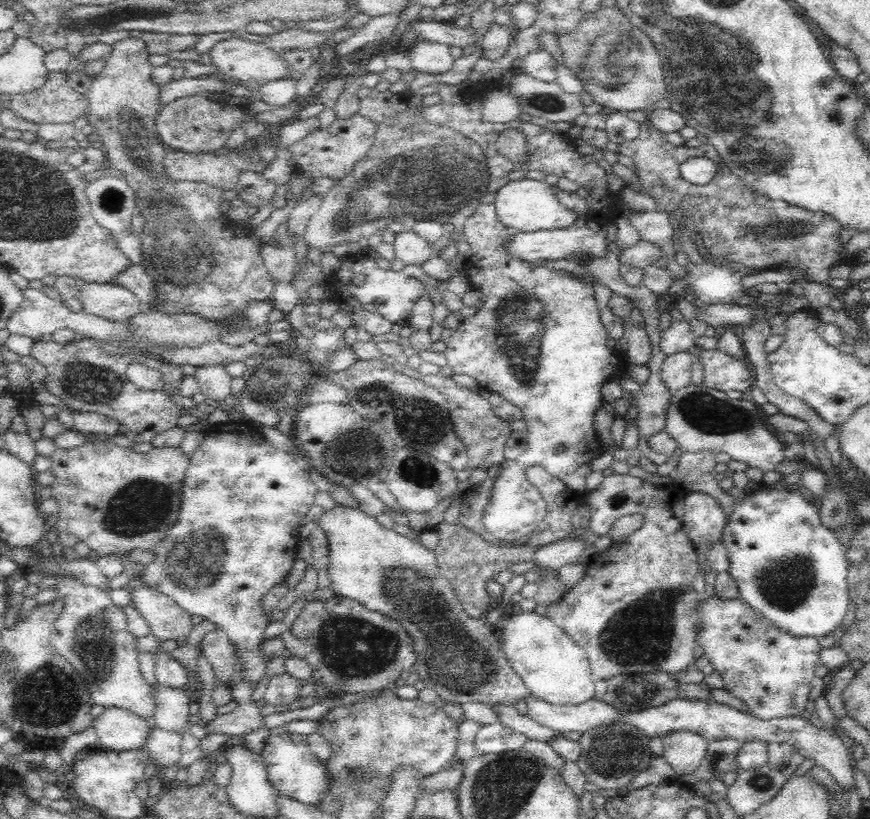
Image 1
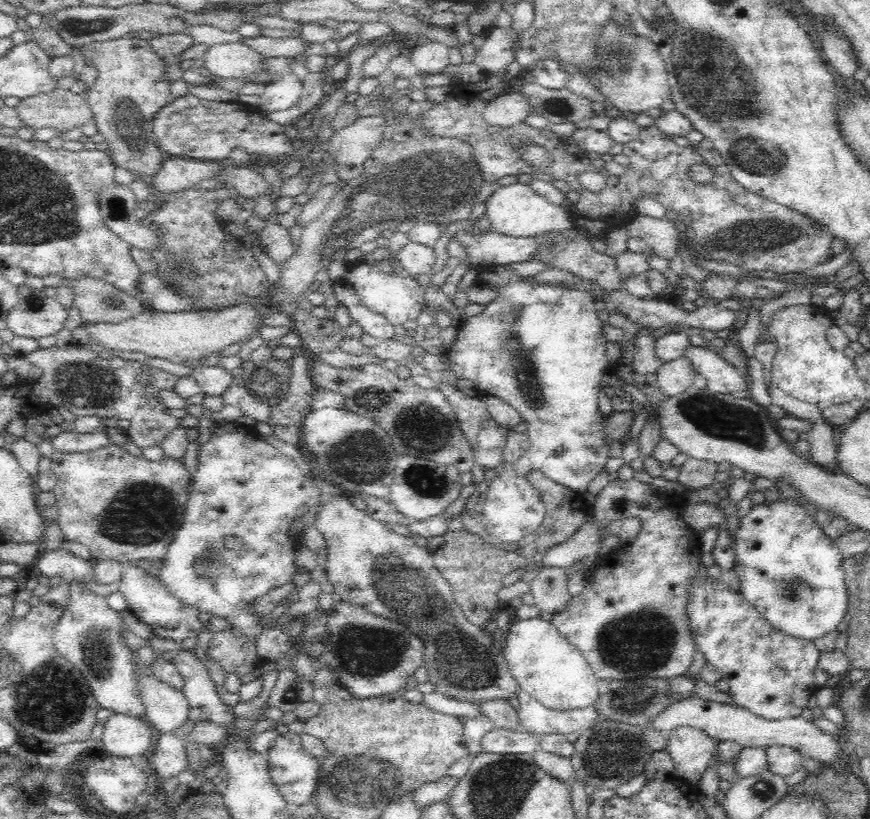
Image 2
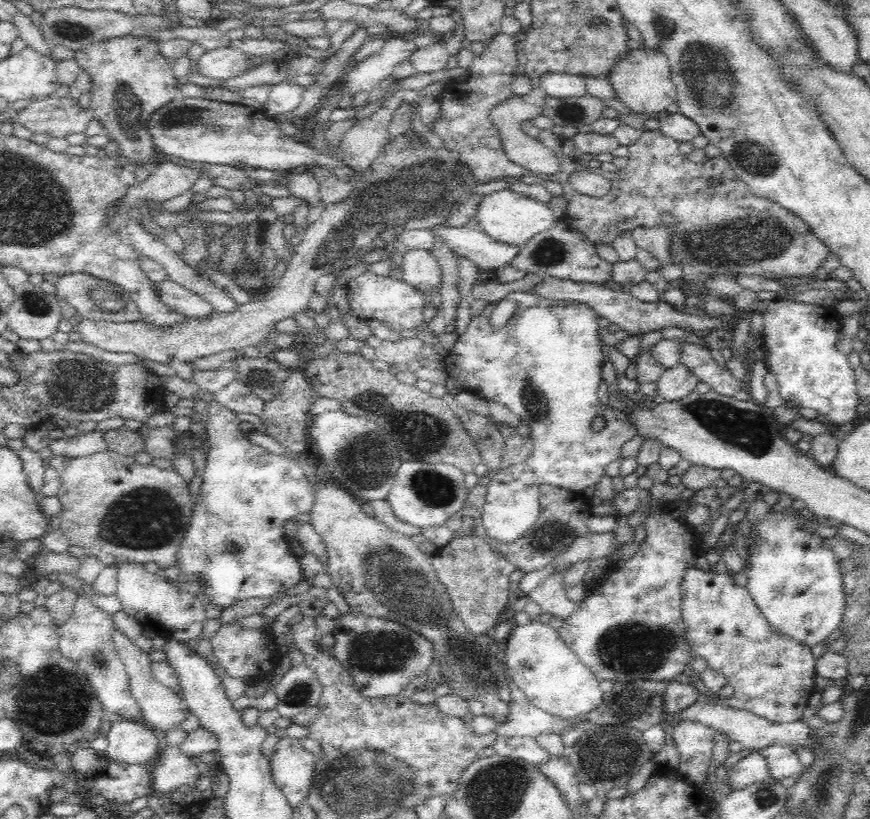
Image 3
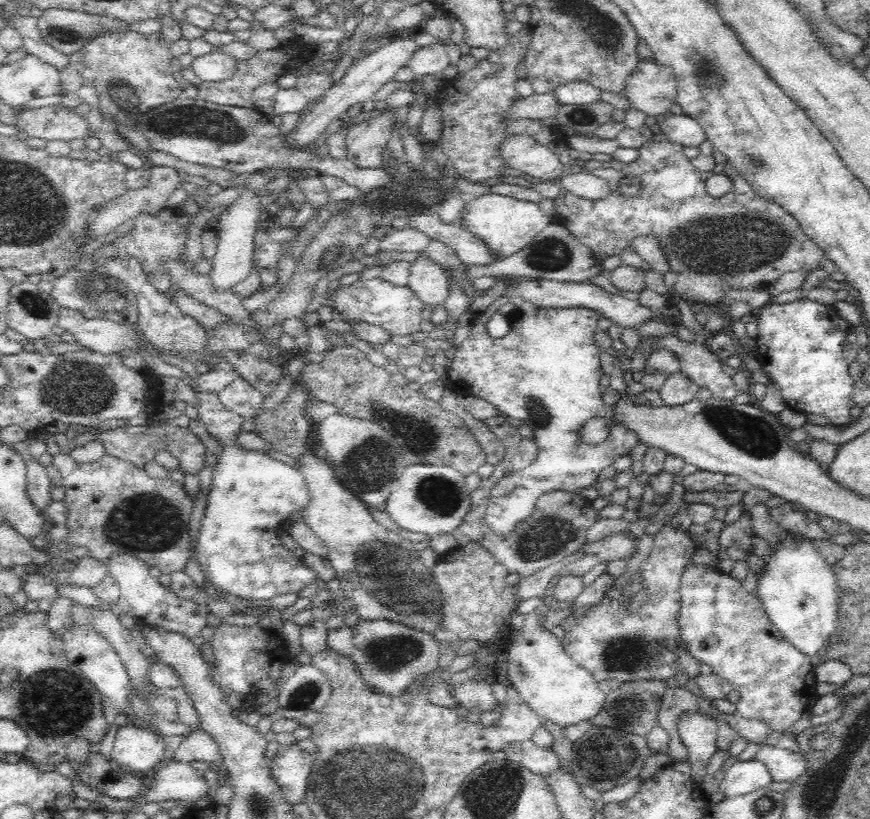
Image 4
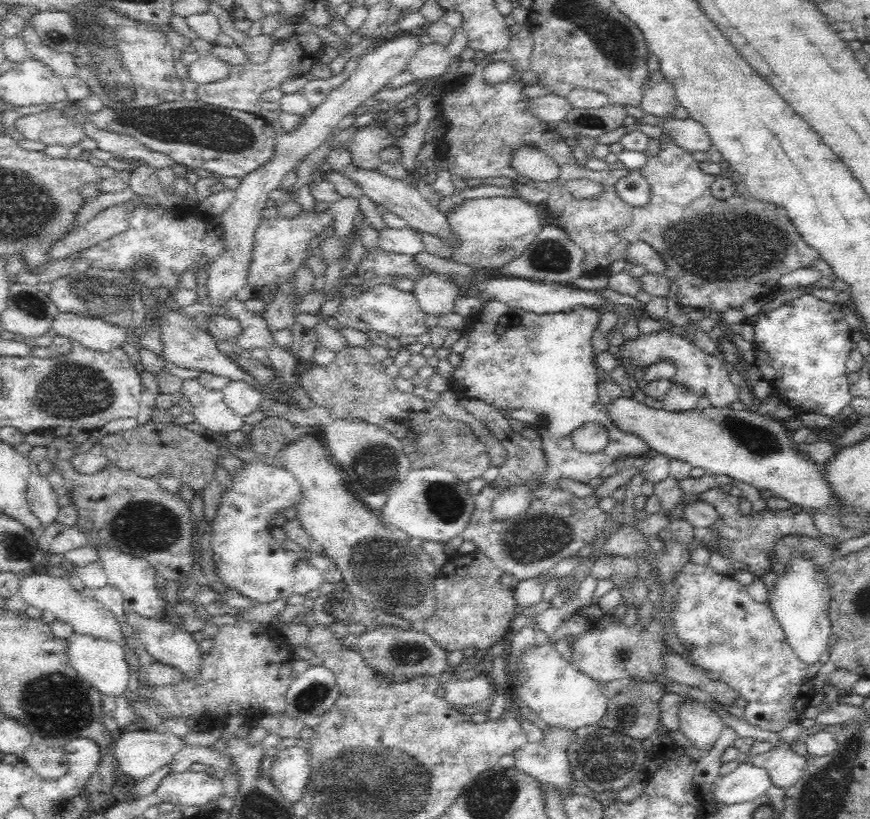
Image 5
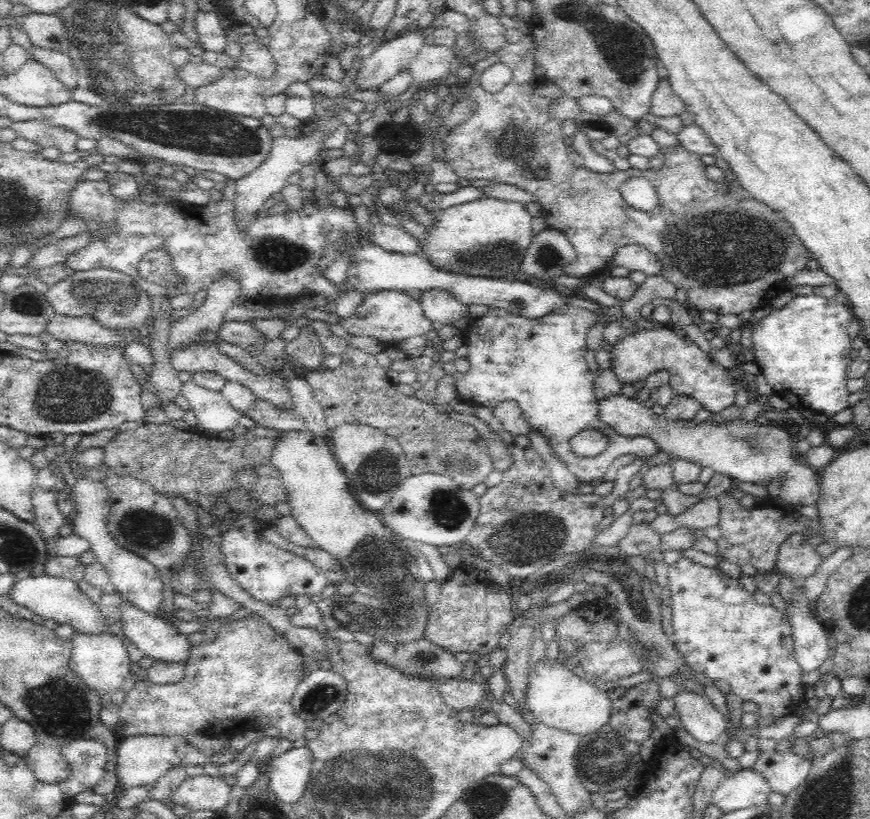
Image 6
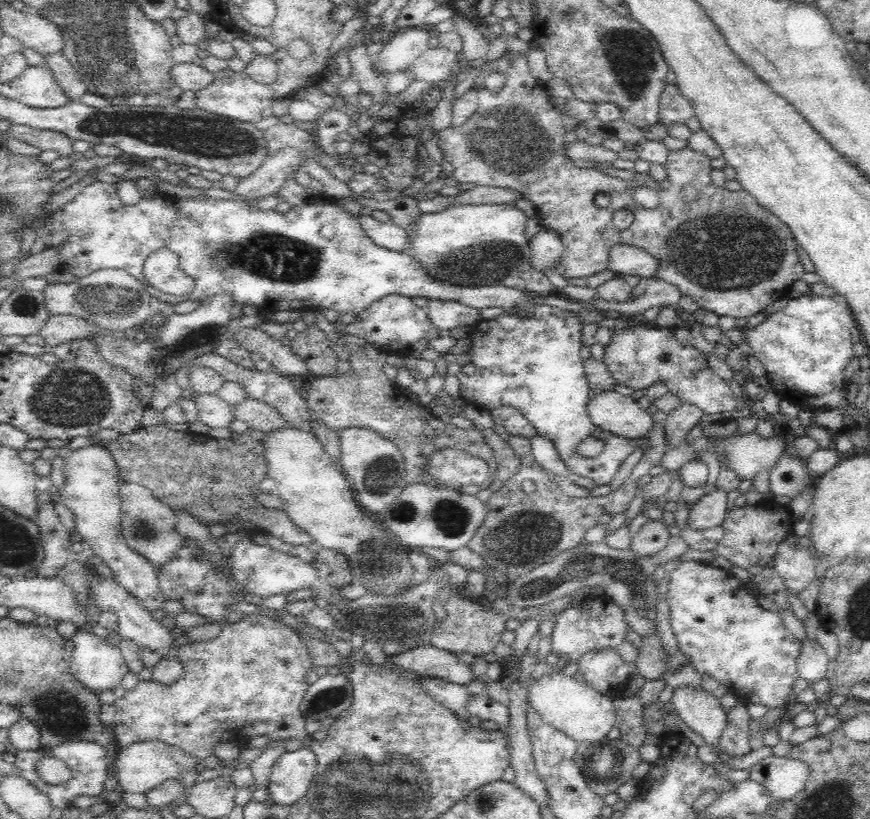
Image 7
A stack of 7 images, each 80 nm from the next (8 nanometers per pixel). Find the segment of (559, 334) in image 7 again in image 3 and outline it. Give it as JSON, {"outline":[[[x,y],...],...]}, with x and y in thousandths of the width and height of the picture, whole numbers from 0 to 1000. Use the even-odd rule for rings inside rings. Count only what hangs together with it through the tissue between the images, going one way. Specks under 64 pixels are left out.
{"outline":[[[589,357],[583,364],[593,366],[595,376],[580,402],[566,402],[563,386],[570,370],[562,370],[552,385],[541,388],[538,402],[526,411],[518,426],[517,442],[513,442],[515,459],[529,471],[543,476],[560,490],[579,495],[589,505],[598,508],[600,518],[609,521],[613,551],[606,564],[575,573],[560,596],[560,612],[553,634],[561,652],[577,662],[598,657],[616,637],[621,628],[621,597],[625,592],[668,602],[671,596],[687,591],[690,582],[695,579],[697,569],[715,558],[715,545],[732,531],[717,502],[693,493],[687,486],[697,432],[687,414],[687,383],[674,371],[630,368],[615,364],[610,357]],[[685,508],[694,508],[699,513],[690,530],[682,530],[679,525],[680,513]]]}

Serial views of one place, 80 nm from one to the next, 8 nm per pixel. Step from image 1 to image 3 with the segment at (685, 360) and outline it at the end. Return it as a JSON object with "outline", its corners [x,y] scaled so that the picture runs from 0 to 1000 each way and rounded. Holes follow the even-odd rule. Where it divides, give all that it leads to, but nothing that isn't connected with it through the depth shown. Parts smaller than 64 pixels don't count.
{"outline":[[[784,446],[764,452],[755,466],[755,480],[768,491],[775,491],[789,486],[802,469],[802,463]]]}

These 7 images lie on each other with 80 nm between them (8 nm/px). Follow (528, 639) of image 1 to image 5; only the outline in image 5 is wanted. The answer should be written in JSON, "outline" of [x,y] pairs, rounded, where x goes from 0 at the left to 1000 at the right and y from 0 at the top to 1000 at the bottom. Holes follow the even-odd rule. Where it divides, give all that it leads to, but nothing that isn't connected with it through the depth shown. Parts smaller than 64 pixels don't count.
{"outline":[[[631,783],[622,791],[611,790],[600,814],[600,825],[587,829],[587,846],[631,888],[662,894],[671,886],[687,885],[697,874],[700,853],[692,847],[692,835],[661,818],[644,802]]]}

